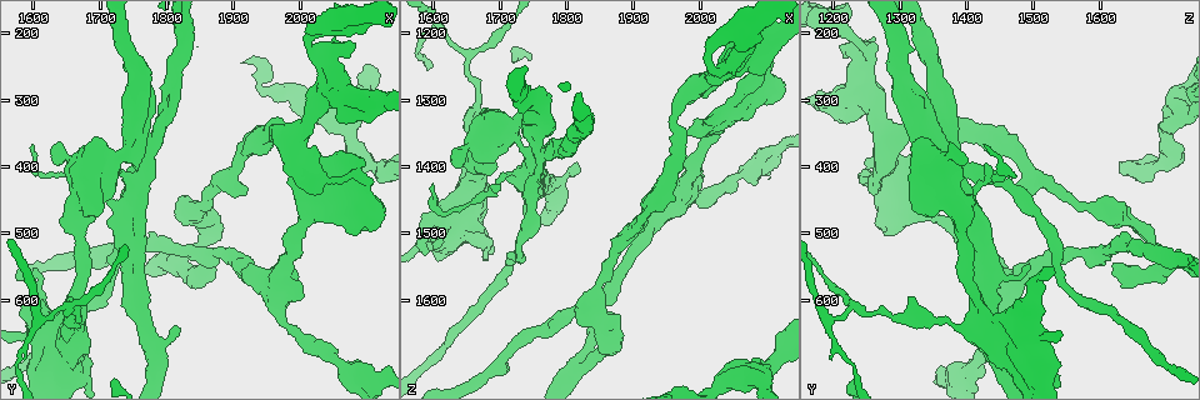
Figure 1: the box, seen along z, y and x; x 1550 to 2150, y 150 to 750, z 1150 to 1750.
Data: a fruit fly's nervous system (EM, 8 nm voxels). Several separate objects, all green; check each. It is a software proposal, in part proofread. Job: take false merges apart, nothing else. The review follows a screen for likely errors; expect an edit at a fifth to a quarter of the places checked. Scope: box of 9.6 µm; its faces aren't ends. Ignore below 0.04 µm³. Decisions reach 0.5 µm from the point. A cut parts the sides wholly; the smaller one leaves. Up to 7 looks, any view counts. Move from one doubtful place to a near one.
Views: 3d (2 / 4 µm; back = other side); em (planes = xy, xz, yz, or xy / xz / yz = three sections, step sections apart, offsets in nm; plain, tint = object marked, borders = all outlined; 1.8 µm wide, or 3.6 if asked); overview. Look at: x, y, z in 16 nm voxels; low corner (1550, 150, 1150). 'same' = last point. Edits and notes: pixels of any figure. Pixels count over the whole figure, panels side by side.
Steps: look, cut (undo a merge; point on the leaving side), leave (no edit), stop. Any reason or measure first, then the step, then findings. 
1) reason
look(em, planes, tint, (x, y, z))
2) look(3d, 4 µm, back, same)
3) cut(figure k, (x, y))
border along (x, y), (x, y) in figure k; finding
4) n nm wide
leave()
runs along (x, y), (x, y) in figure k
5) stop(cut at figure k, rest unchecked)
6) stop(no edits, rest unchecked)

four arms meet
look(3d, 4 µm, (1765, 405, 1390))

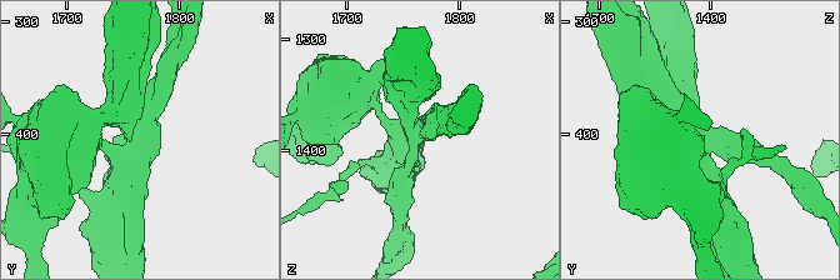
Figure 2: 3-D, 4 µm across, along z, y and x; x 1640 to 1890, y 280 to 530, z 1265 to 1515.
4 arms
look(em, 3.6 µm, xz, step 16, tint, (1762, 406, 1390))

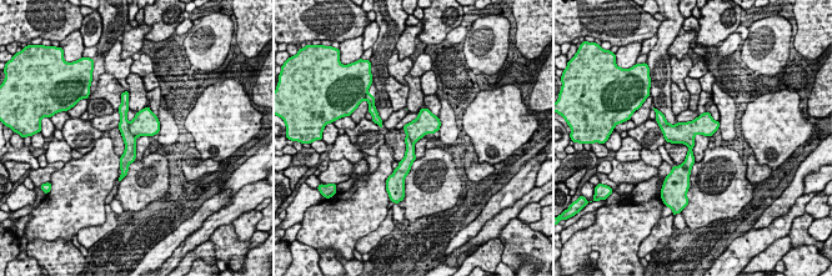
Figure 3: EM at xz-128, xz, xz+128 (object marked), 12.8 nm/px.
cut(figure 3, (145, 123))
border along (129, 123), (129, 130), (135, 138) in figure 3; two neurons meet here

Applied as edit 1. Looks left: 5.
a fork
look(em, 3.6 µm, planes, plain, (1650, 605, 1235))

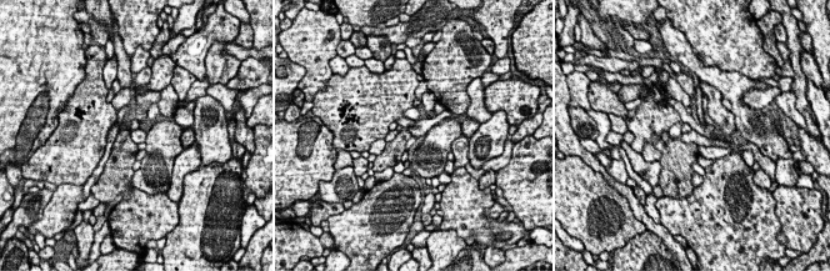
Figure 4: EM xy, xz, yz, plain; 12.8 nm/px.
where the object lies
look(em, 3.6 µm, planes, tint, same)

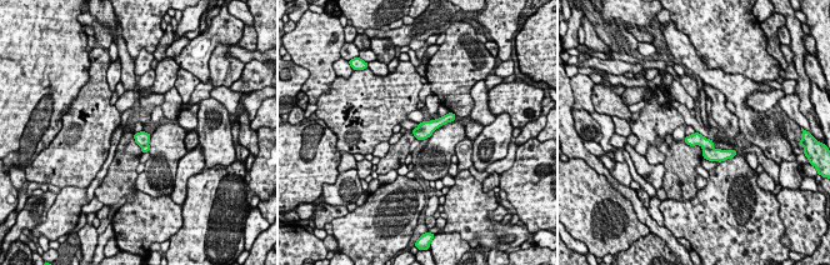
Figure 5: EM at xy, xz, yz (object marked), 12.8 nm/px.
cut(figure 5, (695, 139))
border along (703, 146), (711, 149) in figure 5; a second neuron is stuck on

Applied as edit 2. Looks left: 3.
stop(cut at figure 3, cut at figure 5, rest unchecked)

